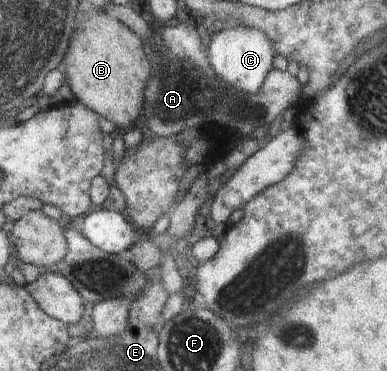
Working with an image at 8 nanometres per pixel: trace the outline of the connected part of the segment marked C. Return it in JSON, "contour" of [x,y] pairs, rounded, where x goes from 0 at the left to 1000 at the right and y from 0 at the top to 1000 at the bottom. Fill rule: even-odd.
{"contour":[[[633,70],[568,73],[532,111],[537,170],[553,199],[592,235],[636,256],[667,253],[687,208],[705,186],[705,162],[716,148],[685,92]]]}

